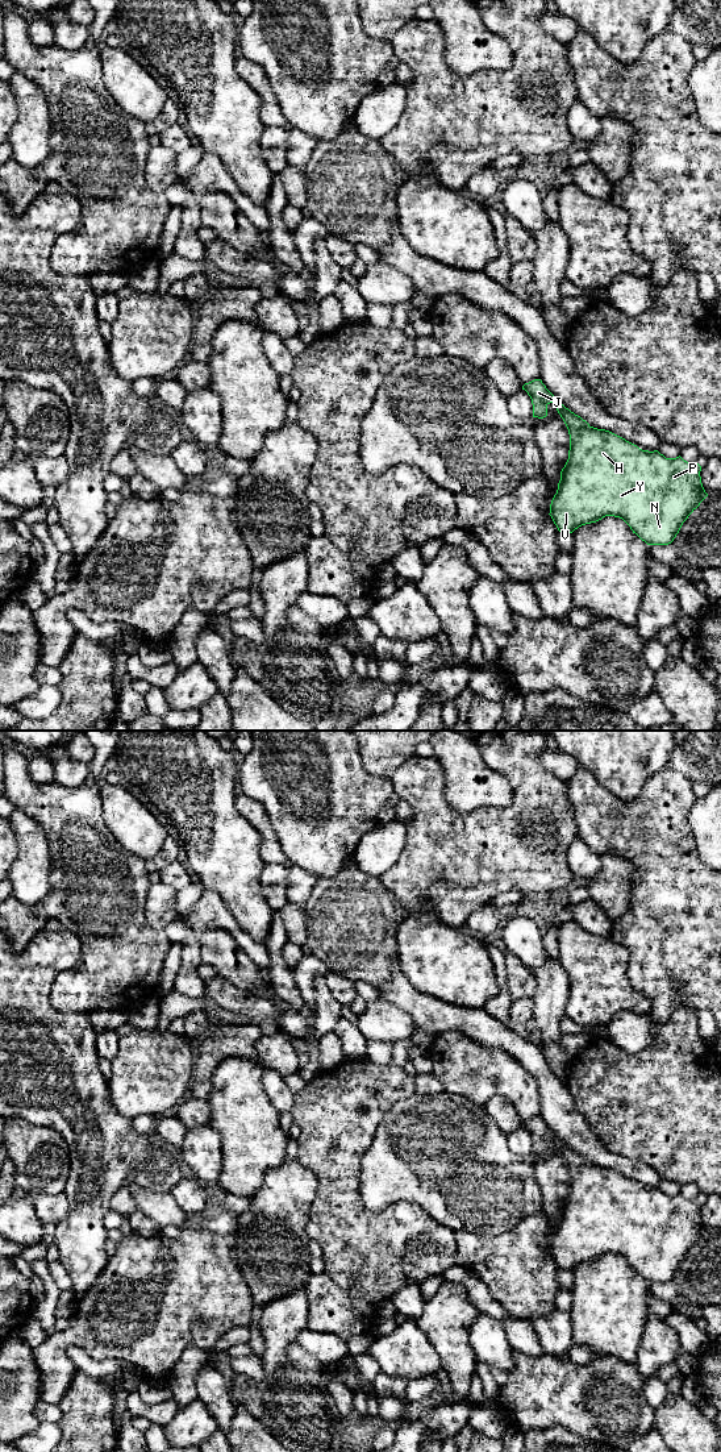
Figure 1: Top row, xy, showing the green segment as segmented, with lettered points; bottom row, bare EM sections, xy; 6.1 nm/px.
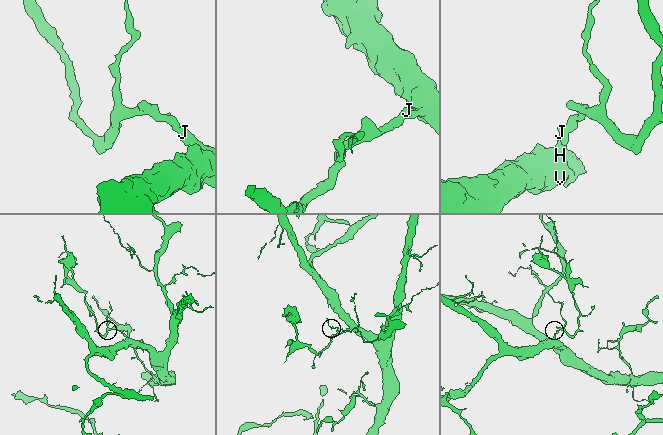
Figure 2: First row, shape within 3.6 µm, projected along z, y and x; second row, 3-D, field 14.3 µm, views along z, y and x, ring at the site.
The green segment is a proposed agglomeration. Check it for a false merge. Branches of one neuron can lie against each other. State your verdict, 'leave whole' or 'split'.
leave whole

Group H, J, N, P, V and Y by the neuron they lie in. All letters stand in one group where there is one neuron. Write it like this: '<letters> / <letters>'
H J N P V Y

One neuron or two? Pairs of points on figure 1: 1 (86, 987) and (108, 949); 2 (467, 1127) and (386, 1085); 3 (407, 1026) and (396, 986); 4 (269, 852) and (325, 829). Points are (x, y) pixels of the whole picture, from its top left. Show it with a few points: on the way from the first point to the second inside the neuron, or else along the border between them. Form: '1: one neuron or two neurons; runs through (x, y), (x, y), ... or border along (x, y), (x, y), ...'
1: one neuron; runs through (95, 978), (103, 970), (108, 959)
2: two neurons; border along (415, 1093), (400, 1098), (383, 1115)
3: two neurons; border along (380, 997), (401, 1009), (417, 1027)
4: two neurons; border along (267, 819), (288, 862)

